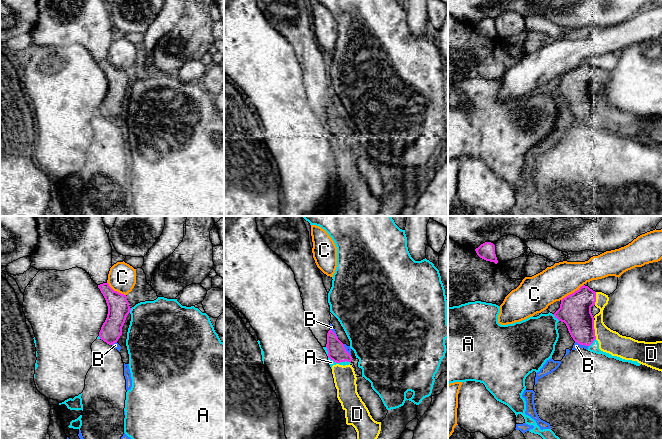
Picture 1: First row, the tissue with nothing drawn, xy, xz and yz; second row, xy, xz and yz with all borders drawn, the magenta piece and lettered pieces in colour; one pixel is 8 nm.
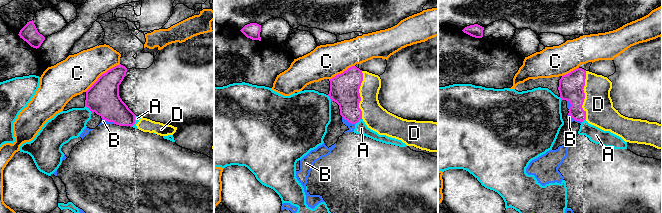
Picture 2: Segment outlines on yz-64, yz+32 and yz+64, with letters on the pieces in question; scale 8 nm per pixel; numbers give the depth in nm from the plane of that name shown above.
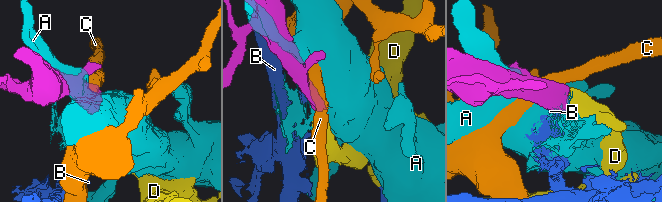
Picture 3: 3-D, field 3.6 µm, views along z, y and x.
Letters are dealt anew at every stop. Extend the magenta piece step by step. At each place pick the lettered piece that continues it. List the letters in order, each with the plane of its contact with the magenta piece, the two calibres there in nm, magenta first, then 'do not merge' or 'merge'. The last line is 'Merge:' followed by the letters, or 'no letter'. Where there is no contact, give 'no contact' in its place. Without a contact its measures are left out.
A: contact in xz; calibres 140 and 50 nm; do not merge
B: contact in yz; calibres 240 and 60 nm; do not merge
C: contact in yz; calibres 260 and 280 nm; do not merge
D: contact in yz; calibres 260 and 180 nm; merge
Merge: D

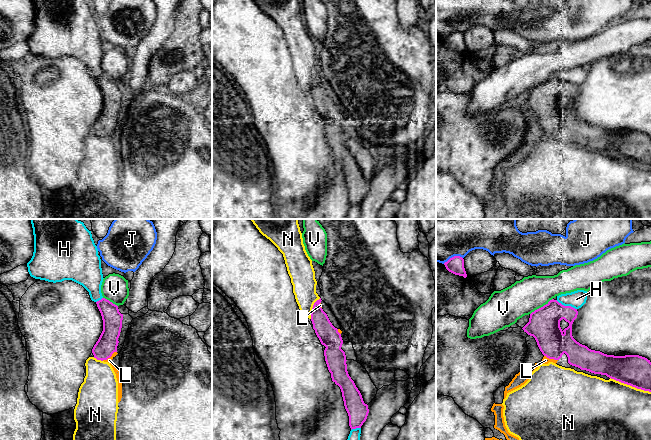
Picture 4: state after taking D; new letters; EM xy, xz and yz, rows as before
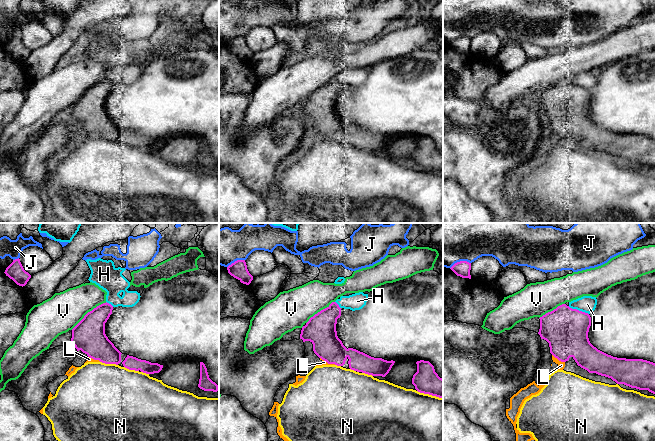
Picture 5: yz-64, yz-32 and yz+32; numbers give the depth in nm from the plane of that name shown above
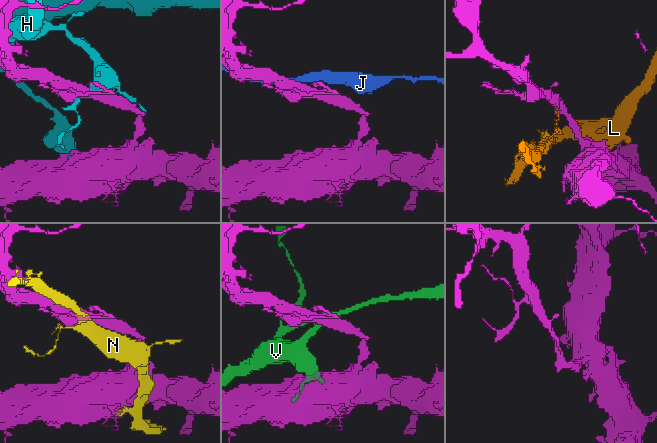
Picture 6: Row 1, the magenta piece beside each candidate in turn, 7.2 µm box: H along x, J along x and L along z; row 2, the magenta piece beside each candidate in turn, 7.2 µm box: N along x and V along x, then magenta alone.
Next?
H: contact in yz; calibres 260 and 140 nm; do not merge
J: contact in yz; calibres 140 and 300 nm; do not merge
L: contact in xy; calibres 160 and 50 nm; do not merge
N: contact in yz; calibres 260 and 500 nm; do not merge
V: contact in yz; calibres 260 and 280 nm; do not merge
Merge: no letter

